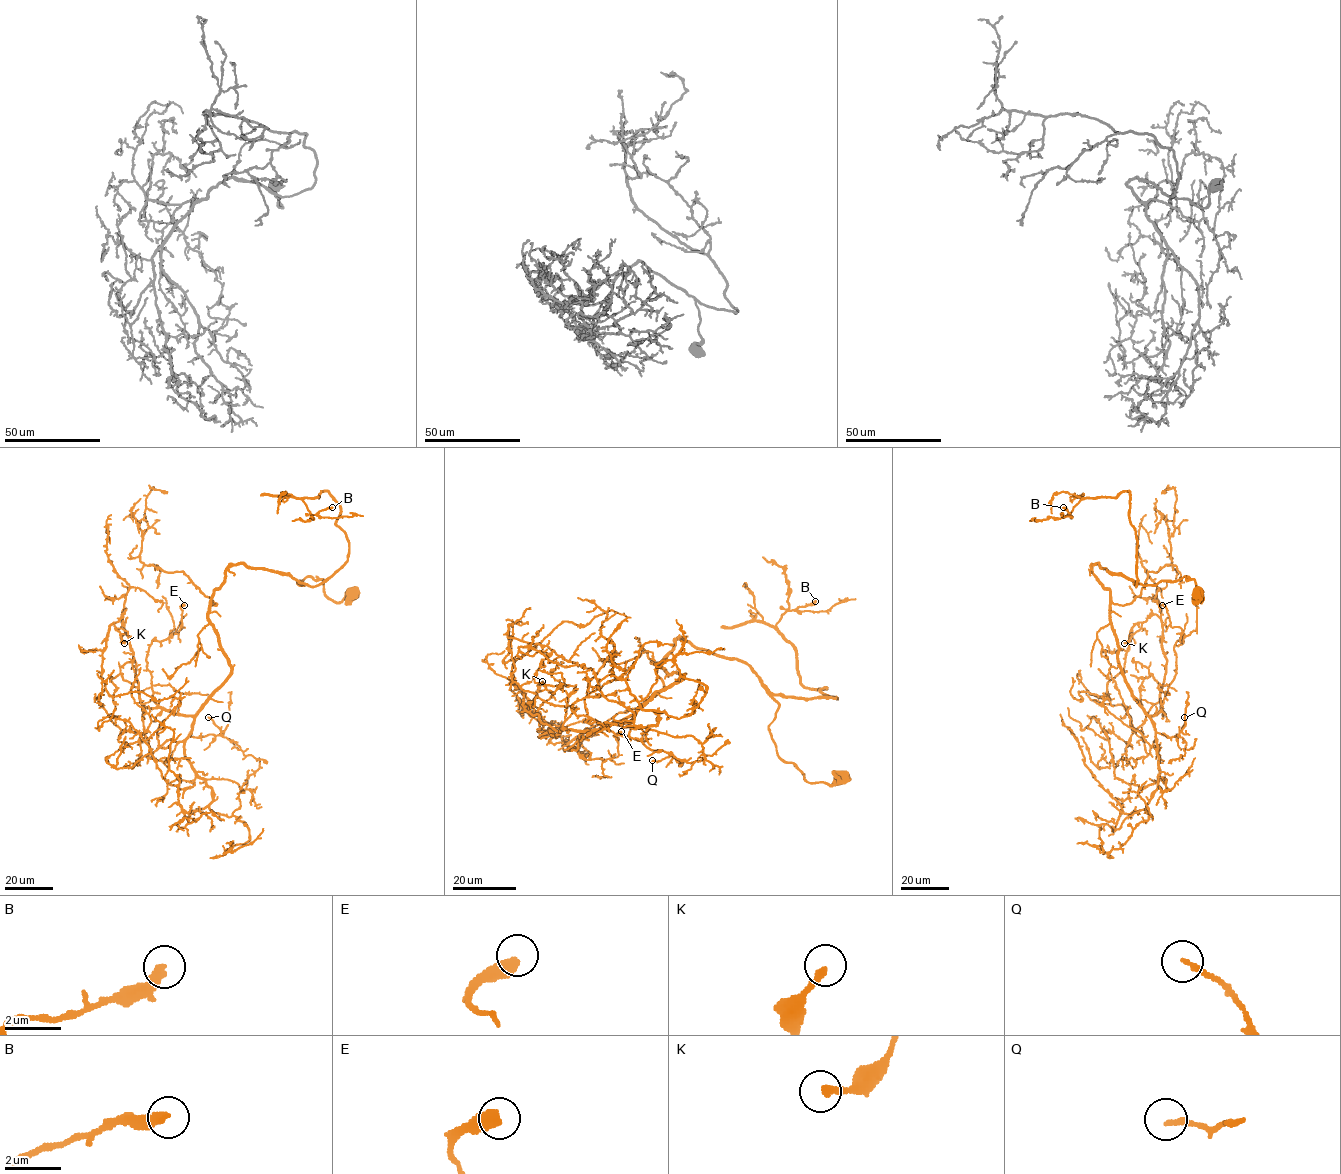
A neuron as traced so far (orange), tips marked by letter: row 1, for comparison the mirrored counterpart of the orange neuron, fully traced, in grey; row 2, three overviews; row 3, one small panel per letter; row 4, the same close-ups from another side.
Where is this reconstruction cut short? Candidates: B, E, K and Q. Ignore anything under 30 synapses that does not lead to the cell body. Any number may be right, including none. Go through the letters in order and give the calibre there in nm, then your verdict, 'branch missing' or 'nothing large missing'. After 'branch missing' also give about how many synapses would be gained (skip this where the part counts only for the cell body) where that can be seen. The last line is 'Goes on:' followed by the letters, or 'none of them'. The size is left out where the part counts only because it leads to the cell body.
B: 300 nm | nothing large missing
E: 480 nm | nothing large missing
K: 260 nm | nothing large missing
Q: 190 nm | nothing large missing
Goes on: none of them

